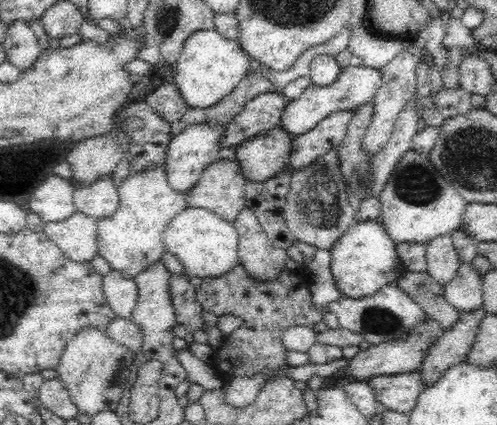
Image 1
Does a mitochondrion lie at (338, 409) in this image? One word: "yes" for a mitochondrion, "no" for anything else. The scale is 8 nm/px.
no

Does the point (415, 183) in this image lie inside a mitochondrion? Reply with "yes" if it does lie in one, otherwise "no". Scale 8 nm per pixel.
yes

